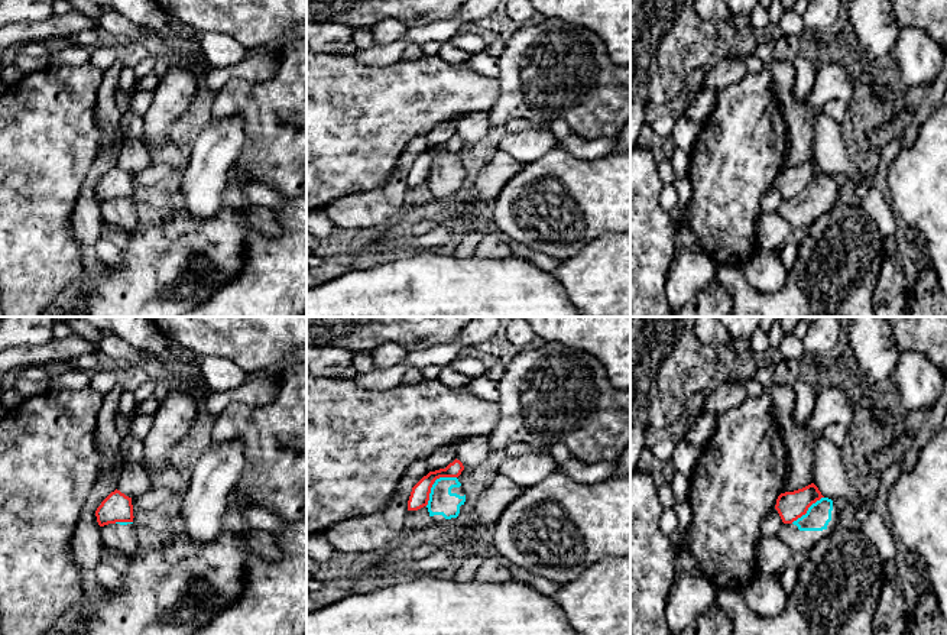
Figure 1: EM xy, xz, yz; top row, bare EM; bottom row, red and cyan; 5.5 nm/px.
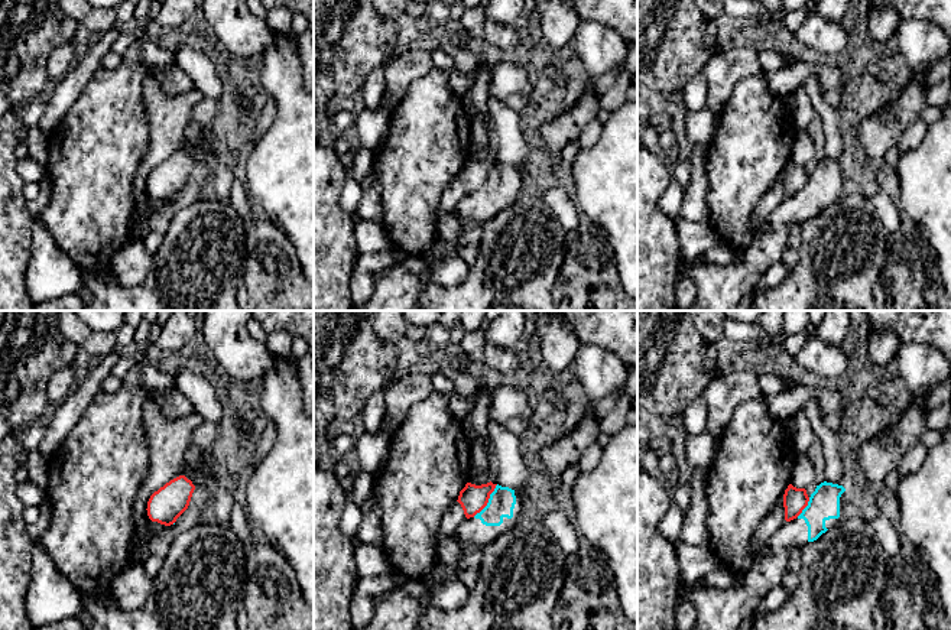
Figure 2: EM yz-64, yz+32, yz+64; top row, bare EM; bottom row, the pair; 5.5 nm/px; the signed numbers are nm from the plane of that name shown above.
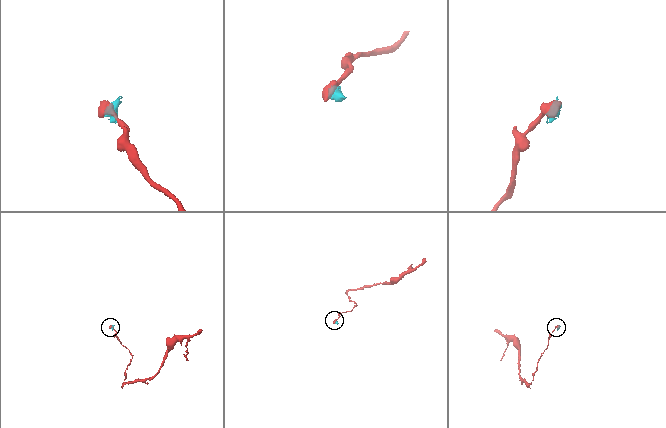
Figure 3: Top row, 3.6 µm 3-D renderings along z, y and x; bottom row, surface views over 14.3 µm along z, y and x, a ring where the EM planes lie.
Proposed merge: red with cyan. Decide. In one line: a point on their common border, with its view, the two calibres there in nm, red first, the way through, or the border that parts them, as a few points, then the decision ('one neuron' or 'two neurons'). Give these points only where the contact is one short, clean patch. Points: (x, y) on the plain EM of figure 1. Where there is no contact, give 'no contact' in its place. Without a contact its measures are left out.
yz (807, 185) | 160/140 nm | along yz (823, 172), (791, 198) | two neurons

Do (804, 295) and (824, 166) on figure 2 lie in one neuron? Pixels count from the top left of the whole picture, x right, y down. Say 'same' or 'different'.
different

